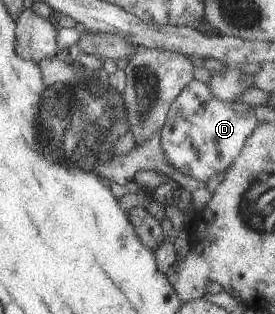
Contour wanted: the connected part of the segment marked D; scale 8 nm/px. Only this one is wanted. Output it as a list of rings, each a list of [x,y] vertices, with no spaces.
[[[194,79],[169,106],[160,130],[162,150],[166,160],[178,172],[206,183],[211,176],[224,172],[234,162],[258,123],[252,106],[221,101],[210,92],[208,84]]]

